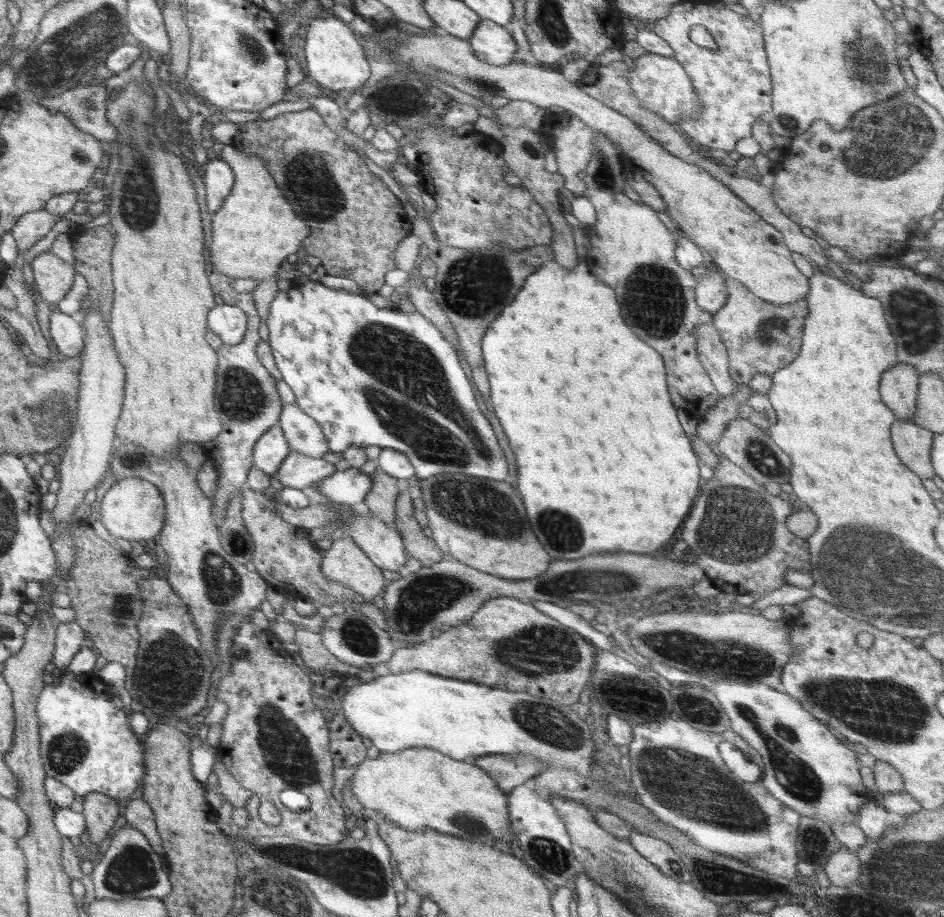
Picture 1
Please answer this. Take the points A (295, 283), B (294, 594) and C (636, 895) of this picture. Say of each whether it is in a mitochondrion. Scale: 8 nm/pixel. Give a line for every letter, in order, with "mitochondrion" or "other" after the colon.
A: other
B: other
C: mitochondrion

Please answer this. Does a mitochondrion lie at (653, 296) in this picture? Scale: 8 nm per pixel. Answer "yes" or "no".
yes

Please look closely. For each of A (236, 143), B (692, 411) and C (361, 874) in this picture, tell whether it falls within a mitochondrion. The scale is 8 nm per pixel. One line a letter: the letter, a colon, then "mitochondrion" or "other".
A: other
B: other
C: mitochondrion

